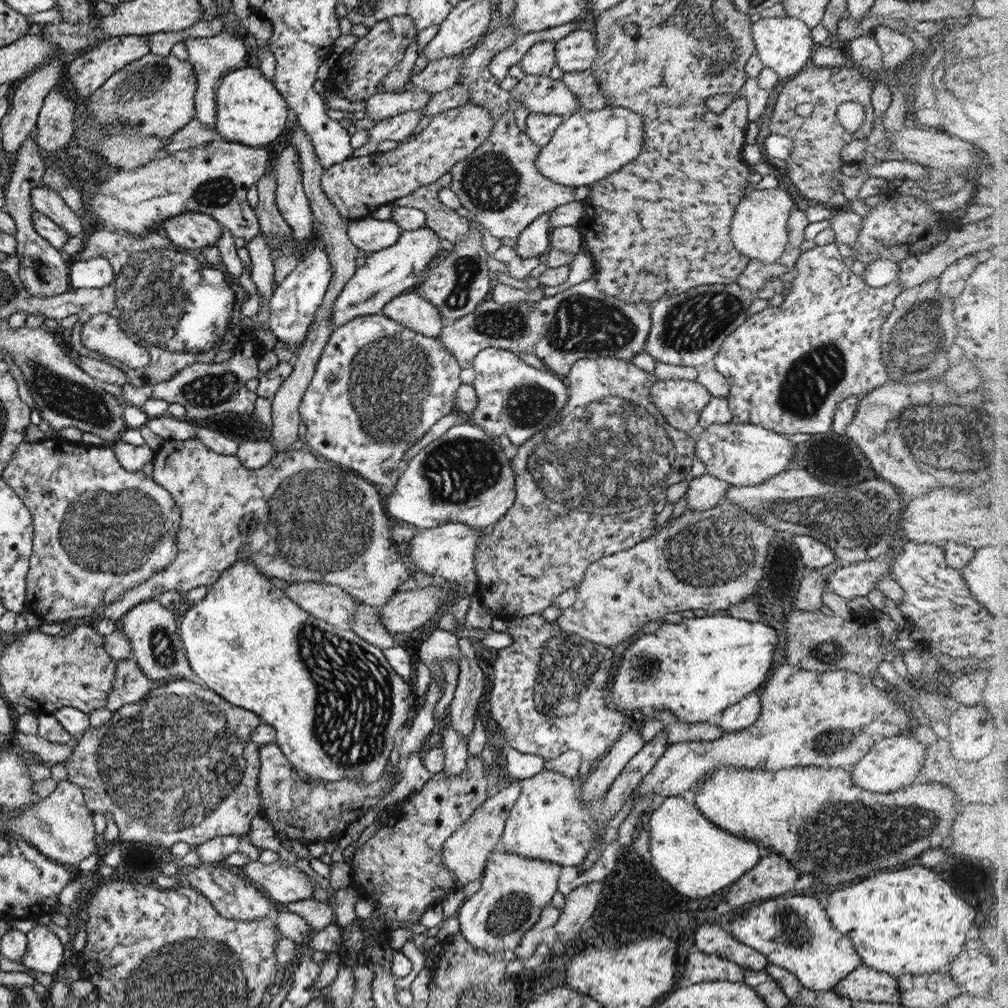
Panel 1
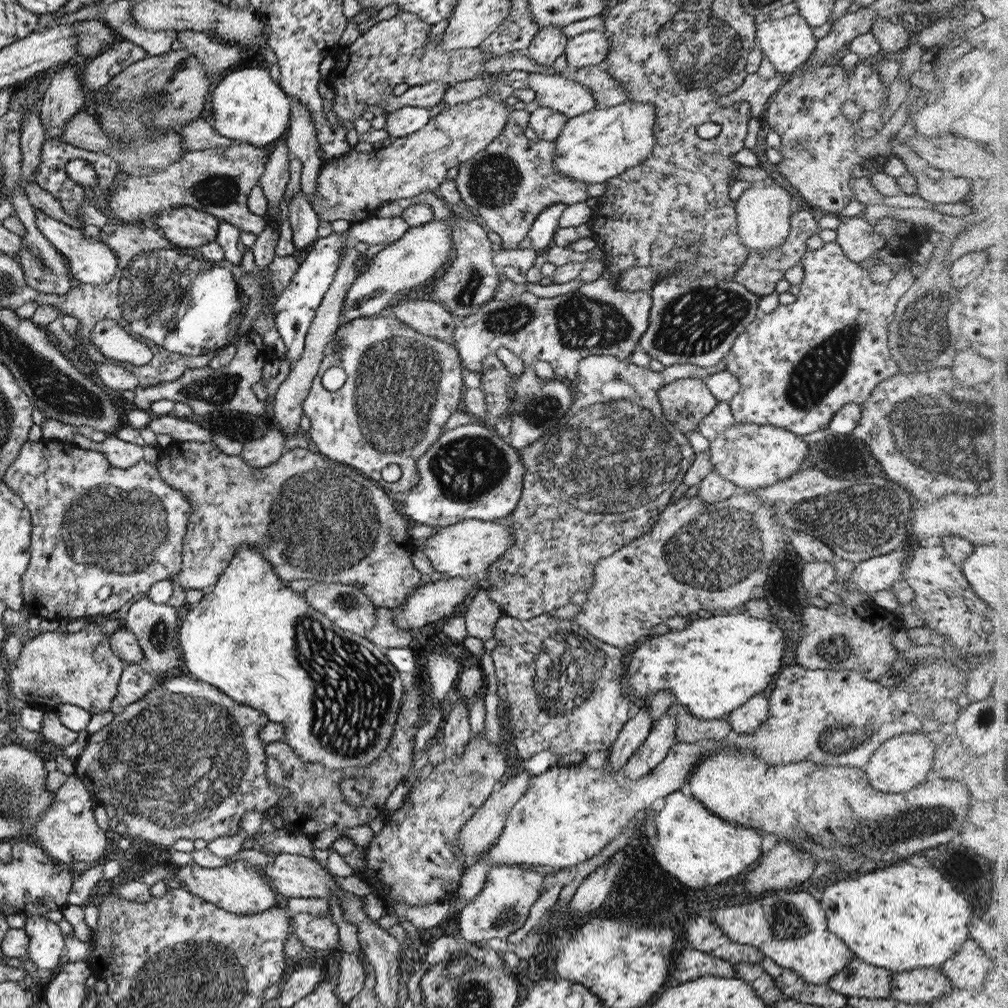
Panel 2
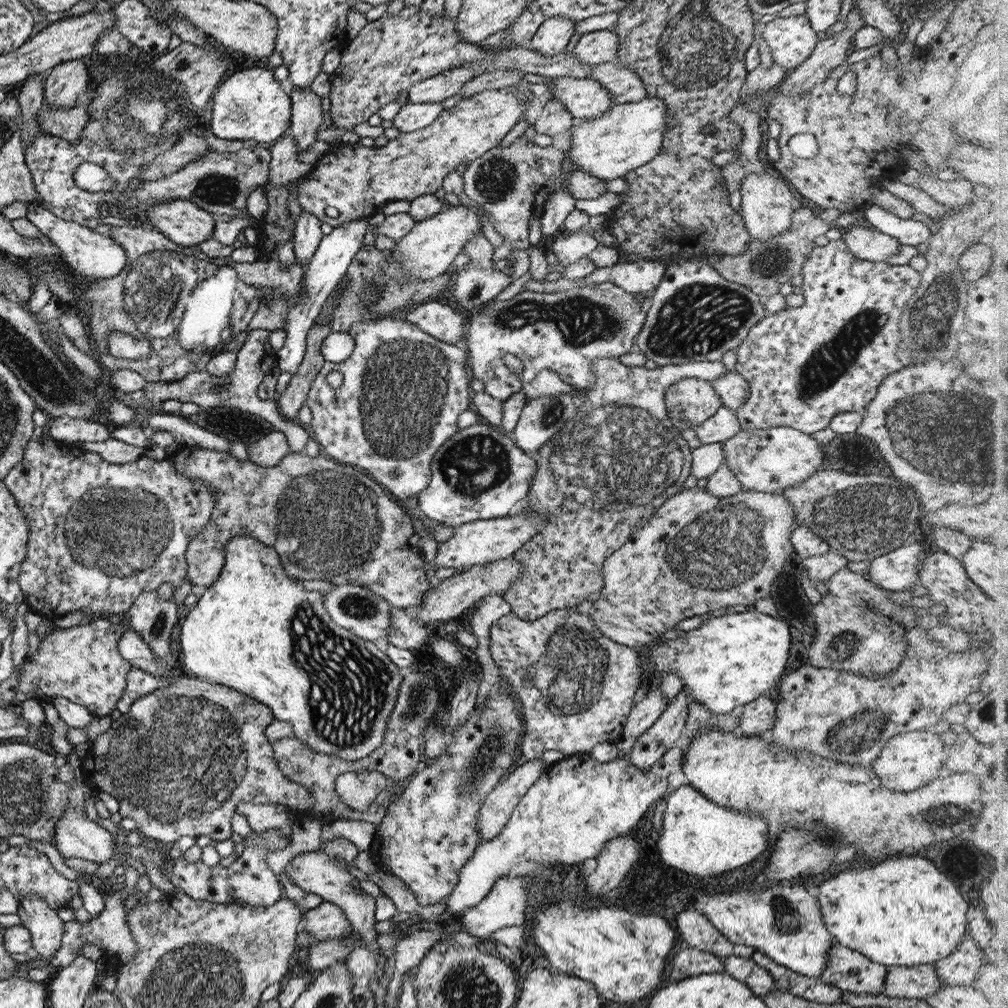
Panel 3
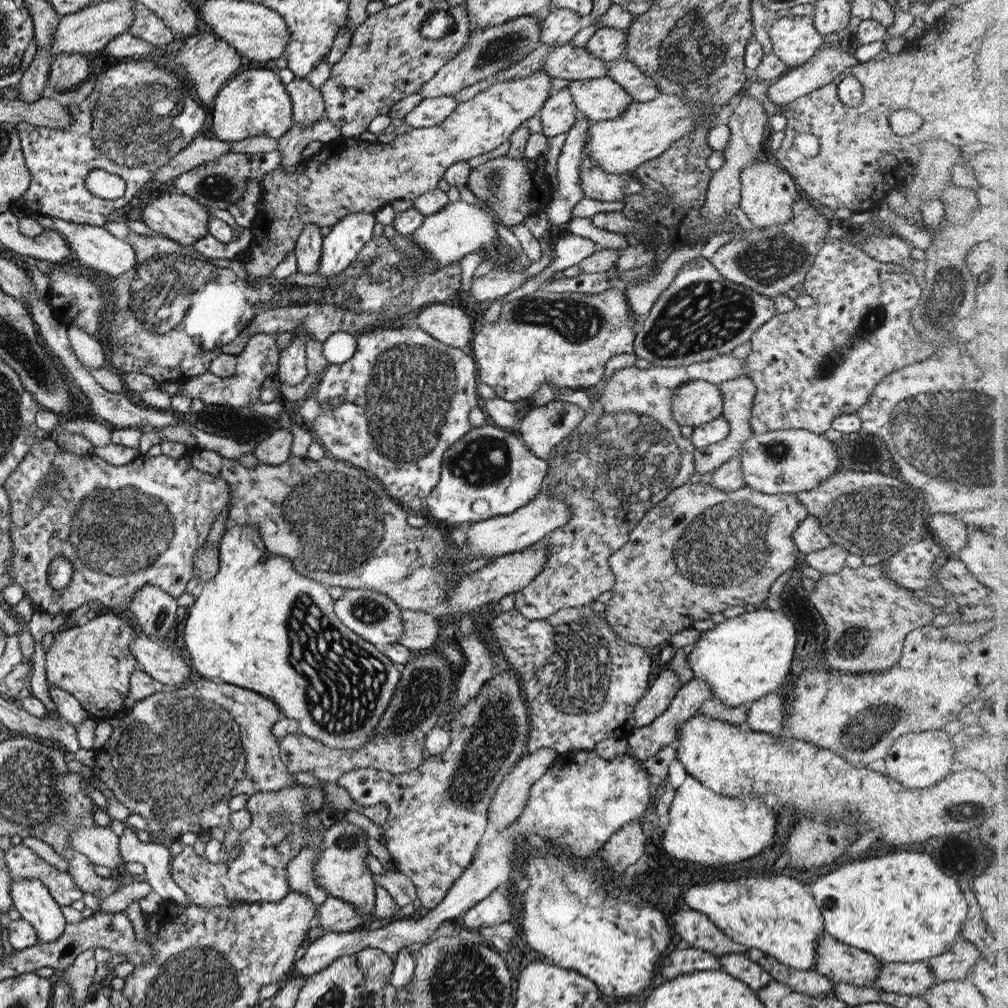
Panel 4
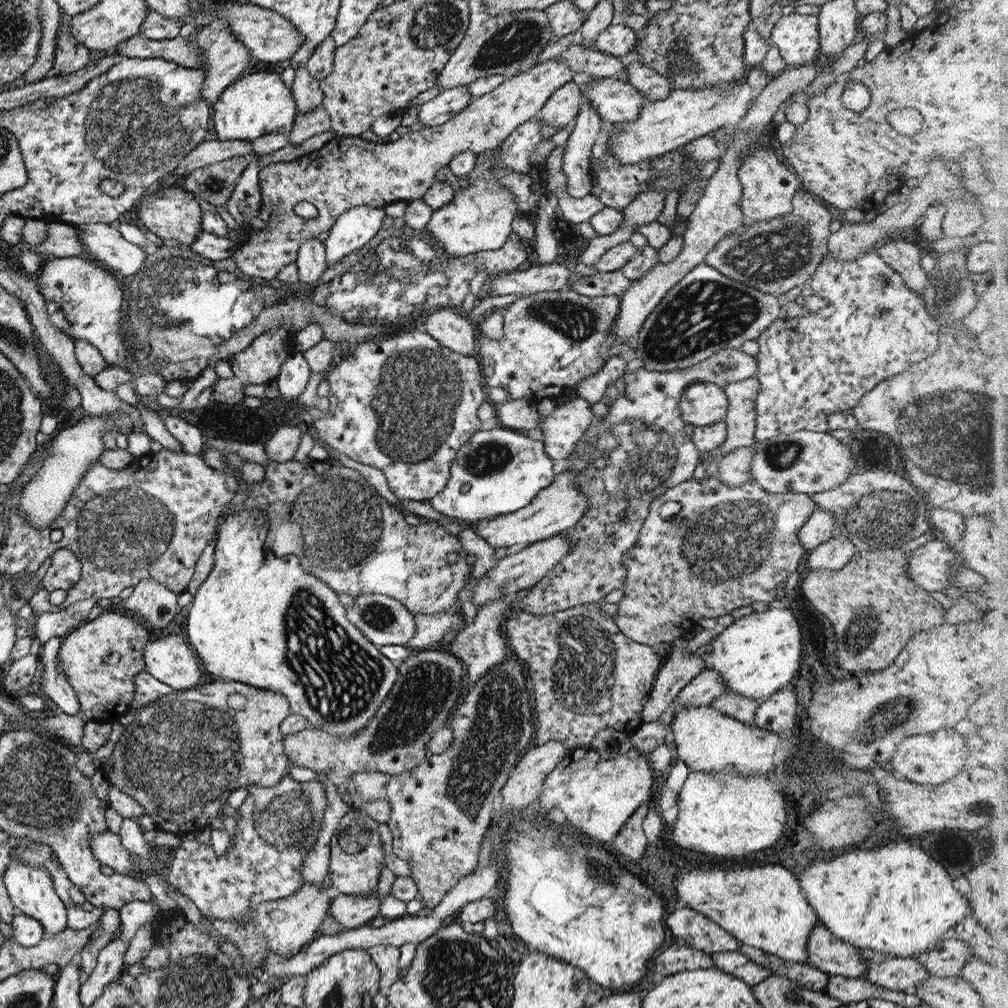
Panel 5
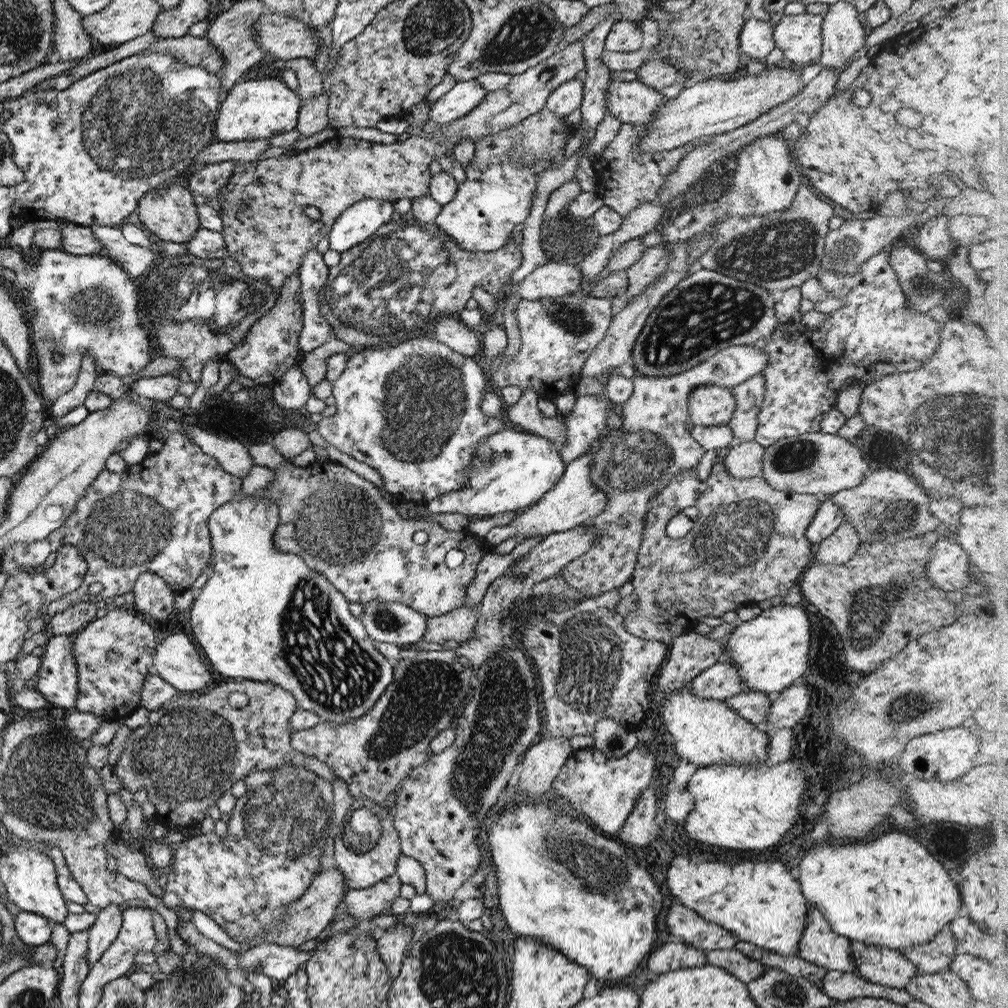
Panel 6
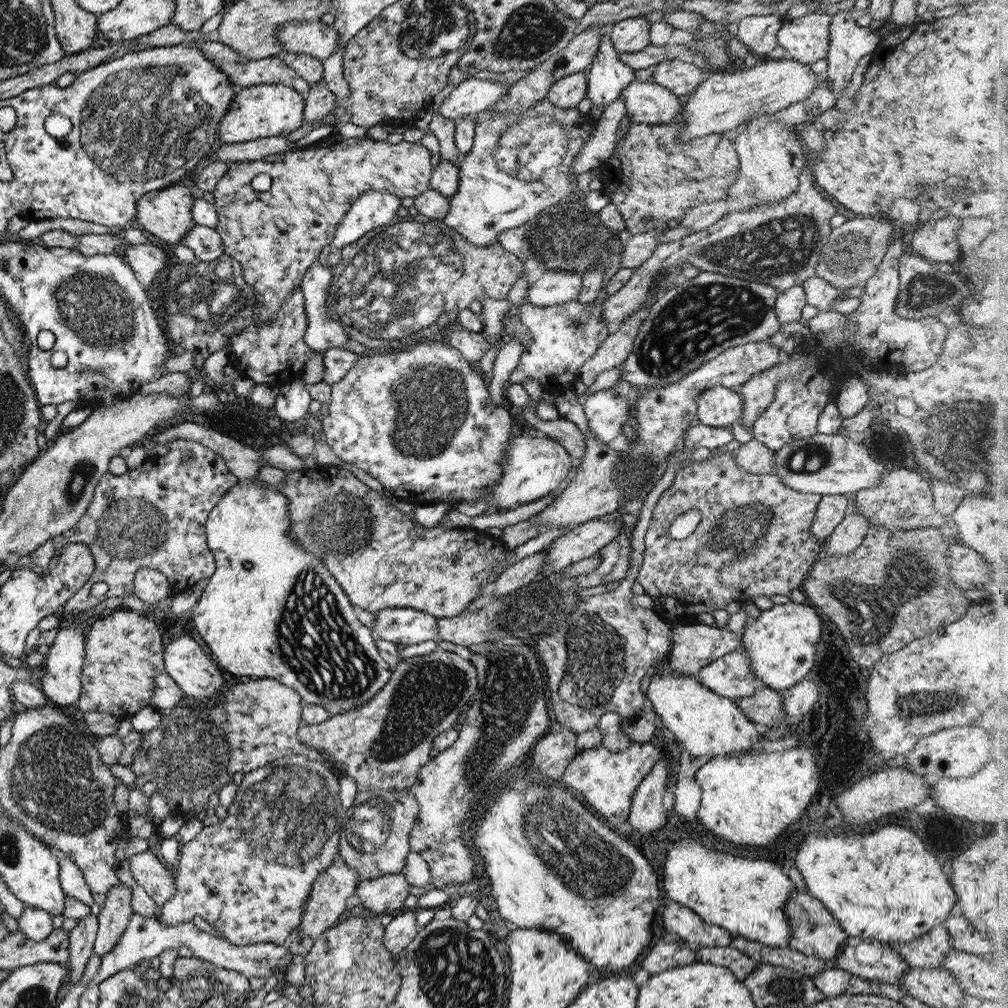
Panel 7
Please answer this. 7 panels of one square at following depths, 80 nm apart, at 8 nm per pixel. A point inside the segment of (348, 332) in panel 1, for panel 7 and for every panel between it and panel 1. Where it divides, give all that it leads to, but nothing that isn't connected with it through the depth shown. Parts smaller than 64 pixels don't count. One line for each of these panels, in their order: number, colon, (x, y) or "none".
2: (401, 386)
3: (401, 392)
4: (404, 397)
5: (405, 404)
6: (411, 411)
7: (418, 419)

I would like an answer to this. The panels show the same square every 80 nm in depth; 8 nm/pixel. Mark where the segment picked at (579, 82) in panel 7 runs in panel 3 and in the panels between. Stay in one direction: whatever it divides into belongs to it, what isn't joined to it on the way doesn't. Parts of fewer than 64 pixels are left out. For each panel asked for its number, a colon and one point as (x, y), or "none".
3: (553, 119)
4: (557, 114)
5: (563, 105)
6: (567, 97)

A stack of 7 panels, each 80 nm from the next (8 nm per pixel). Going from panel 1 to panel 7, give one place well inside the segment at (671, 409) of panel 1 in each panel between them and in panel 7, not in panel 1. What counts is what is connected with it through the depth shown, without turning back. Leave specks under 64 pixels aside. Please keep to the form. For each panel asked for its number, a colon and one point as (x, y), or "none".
2: (684, 402)
3: (690, 401)
4: (695, 402)
5: (702, 403)
6: (710, 405)
7: (717, 406)

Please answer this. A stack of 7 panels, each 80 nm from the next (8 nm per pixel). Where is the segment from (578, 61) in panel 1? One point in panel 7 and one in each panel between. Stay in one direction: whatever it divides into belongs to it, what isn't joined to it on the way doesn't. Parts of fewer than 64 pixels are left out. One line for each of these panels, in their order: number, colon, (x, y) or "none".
2: (589, 48)
3: (596, 47)
4: (606, 44)
5: (618, 40)
6: (624, 36)
7: (630, 35)

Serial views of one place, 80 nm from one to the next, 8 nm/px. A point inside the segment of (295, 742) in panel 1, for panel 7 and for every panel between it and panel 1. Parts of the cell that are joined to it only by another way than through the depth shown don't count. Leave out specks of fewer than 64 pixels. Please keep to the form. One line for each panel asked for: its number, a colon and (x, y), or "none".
2: (250, 636)
3: (255, 630)
4: (254, 623)
5: (258, 619)
6: (263, 615)
7: (285, 618)

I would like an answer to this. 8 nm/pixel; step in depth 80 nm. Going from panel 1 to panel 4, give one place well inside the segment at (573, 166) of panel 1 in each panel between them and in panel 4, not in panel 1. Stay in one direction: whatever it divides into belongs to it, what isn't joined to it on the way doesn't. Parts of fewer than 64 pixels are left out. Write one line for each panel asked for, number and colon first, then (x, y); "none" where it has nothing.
2: (596, 146)
3: (607, 147)
4: (646, 129)

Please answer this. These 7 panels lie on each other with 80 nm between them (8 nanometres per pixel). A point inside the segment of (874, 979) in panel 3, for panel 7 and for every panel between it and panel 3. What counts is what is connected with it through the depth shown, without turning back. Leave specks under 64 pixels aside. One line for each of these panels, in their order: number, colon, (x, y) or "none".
4: (840, 963)
5: (825, 952)
6: (818, 944)
7: (813, 931)

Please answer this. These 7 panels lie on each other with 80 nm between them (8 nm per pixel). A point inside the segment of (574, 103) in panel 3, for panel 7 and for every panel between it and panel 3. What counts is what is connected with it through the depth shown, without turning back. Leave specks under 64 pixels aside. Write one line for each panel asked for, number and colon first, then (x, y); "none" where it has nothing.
4: (598, 99)
5: (615, 101)
6: (632, 102)
7: (646, 103)

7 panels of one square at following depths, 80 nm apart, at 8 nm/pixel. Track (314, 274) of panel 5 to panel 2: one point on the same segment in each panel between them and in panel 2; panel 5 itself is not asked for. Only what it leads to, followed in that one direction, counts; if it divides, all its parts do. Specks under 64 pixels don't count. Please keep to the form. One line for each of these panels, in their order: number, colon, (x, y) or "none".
2: (303, 221)
3: (307, 235)
4: (307, 250)

